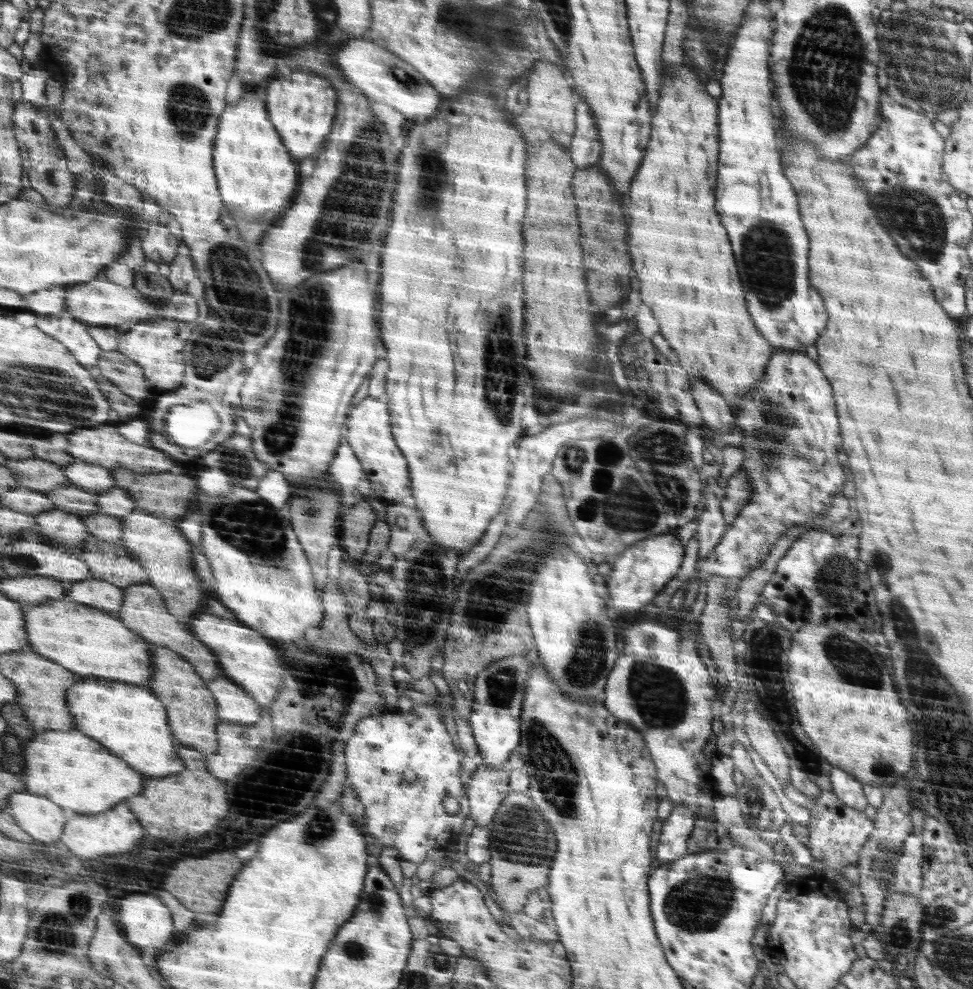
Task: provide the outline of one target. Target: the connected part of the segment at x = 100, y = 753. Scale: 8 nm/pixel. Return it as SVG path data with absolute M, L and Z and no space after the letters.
M46 731L26 743L24 767L28 791L47 796L72 814L92 815L108 812L146 790L147 776L112 753L104 743L94 737L74 731Z

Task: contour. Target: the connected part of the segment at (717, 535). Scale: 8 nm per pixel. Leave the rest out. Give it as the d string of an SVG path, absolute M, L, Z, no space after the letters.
M710 492L704 495L703 504L700 506L697 517L698 527L694 534L699 546L698 564L706 560L710 551L718 545L726 532L727 524L720 509L720 502L716 494Z

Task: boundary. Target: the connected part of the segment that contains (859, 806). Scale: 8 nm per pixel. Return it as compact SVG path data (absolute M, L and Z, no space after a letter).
M834 768L830 772L830 780L833 793L846 806L860 811L863 811L868 806L868 801L863 791L863 783L850 776L848 772L844 772L840 768Z

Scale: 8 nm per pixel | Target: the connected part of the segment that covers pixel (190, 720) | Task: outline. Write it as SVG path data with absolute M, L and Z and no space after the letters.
M152 643L152 651L153 660L155 660L154 678L148 682L147 686L166 703L171 726L175 730L175 738L179 744L202 751L208 756L218 754L220 750L219 724L222 724L223 720L220 718L216 695L208 687L209 681L200 675L196 665L174 649Z

